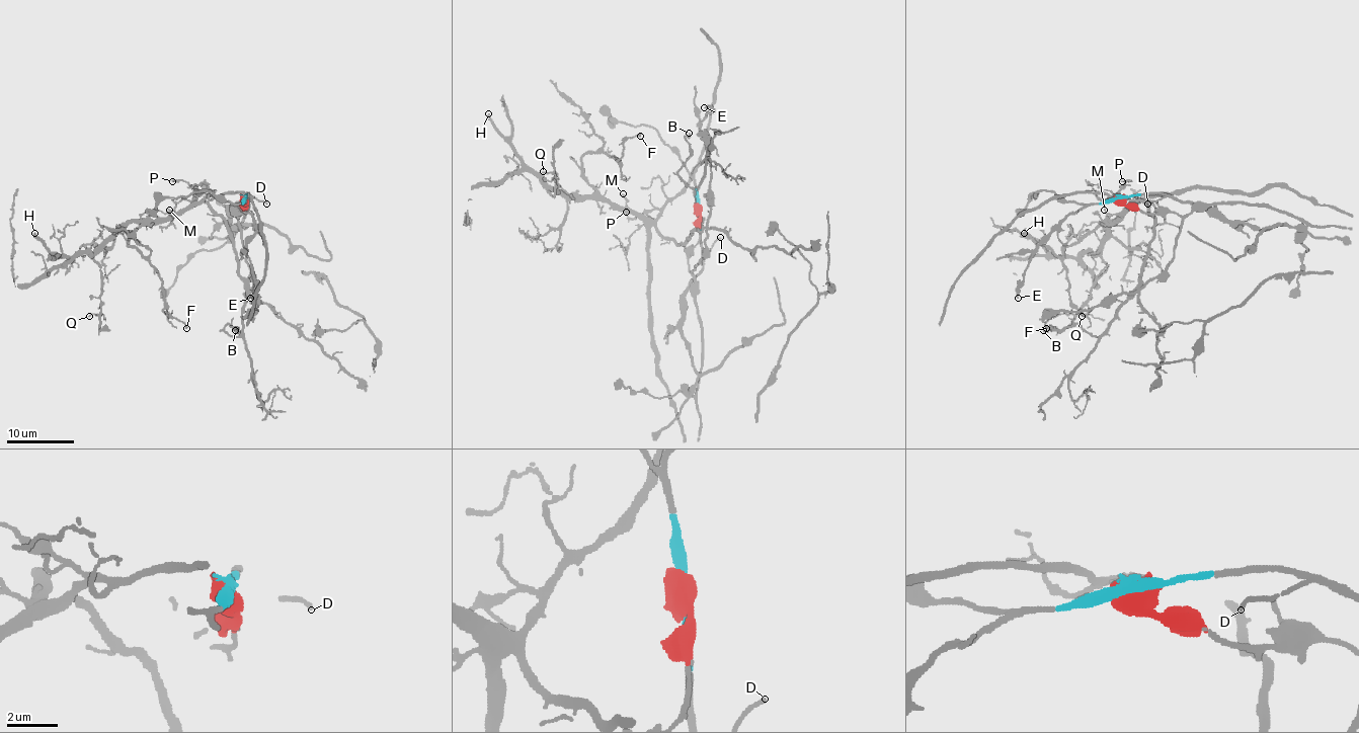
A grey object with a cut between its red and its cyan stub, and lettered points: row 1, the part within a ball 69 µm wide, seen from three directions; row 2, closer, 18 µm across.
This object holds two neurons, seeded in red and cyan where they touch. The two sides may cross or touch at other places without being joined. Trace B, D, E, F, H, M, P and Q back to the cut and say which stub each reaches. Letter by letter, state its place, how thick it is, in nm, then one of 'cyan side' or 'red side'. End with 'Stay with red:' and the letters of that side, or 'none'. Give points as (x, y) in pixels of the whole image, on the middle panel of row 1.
B: place (689, 133); calibre 130 nm; red side
D: place (720, 237); calibre 160 nm; cyan side
E: place (704, 107); calibre 160 nm; cyan side
F: place (640, 136); calibre 130 nm; red side
H: place (488, 113); calibre 320 nm; red side
M: place (623, 193); calibre 110 nm; red side
P: place (626, 212); calibre 90 nm; red side
Q: place (543, 171); calibre 120 nm; red side
Stay with red: B, F, H, M, P, Q

